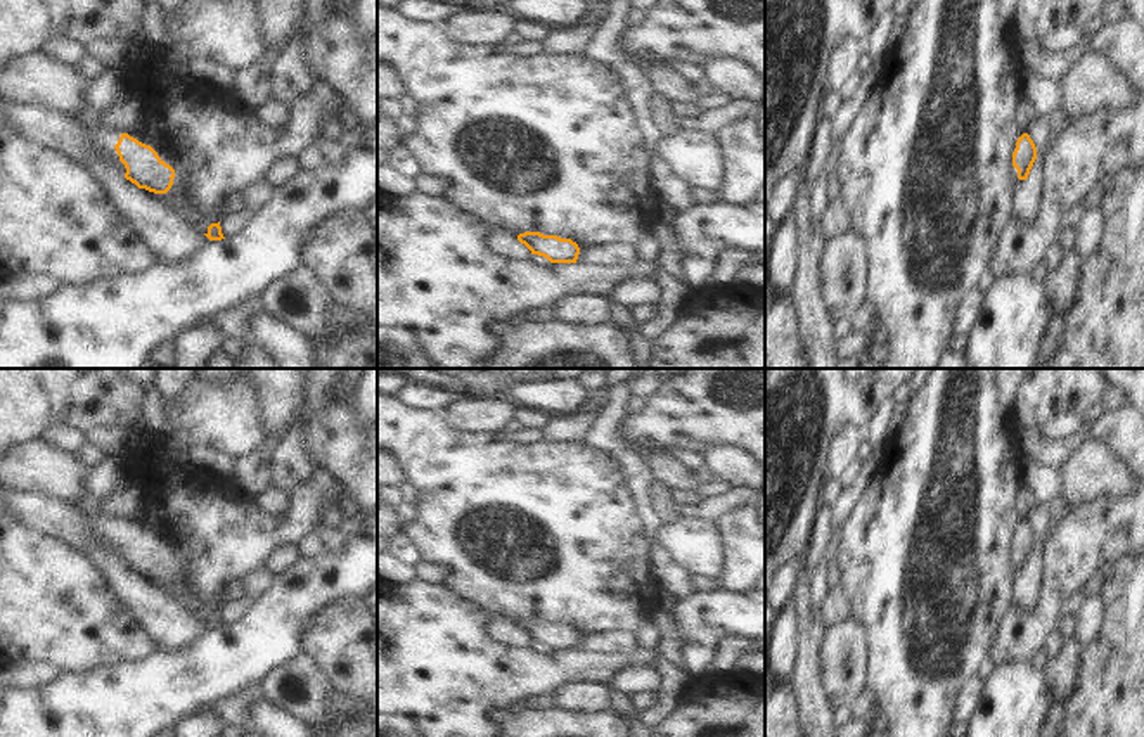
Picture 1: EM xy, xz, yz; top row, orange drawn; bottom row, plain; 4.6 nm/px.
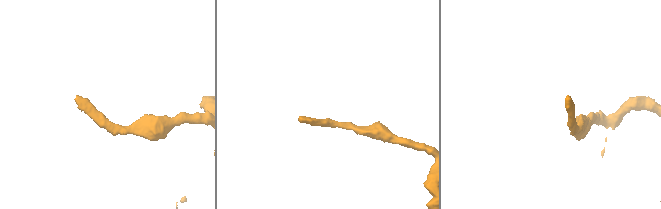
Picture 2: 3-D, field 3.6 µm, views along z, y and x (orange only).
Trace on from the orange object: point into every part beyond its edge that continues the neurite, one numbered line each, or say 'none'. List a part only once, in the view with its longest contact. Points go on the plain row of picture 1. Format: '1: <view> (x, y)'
1: xy (101, 533).

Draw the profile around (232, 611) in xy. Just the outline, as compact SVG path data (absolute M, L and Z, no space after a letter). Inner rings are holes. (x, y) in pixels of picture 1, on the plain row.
M237 600L220 607L222 621L225 626L235 623L246 611L247 602Z

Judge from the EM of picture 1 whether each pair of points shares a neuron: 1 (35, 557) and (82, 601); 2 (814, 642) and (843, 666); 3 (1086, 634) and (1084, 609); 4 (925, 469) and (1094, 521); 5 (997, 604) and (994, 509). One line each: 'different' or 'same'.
1: same
2: different
3: same
4: different
5: same

